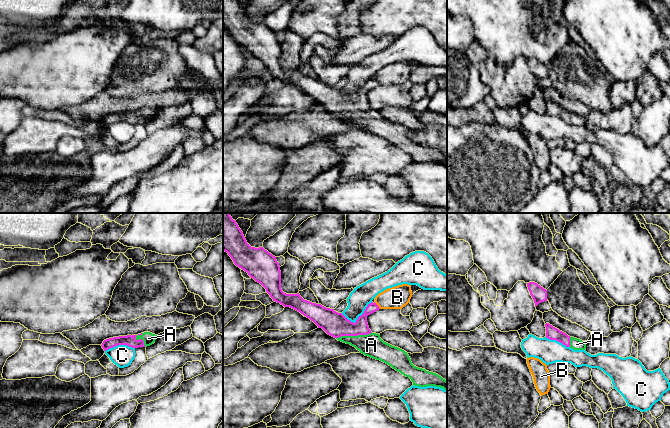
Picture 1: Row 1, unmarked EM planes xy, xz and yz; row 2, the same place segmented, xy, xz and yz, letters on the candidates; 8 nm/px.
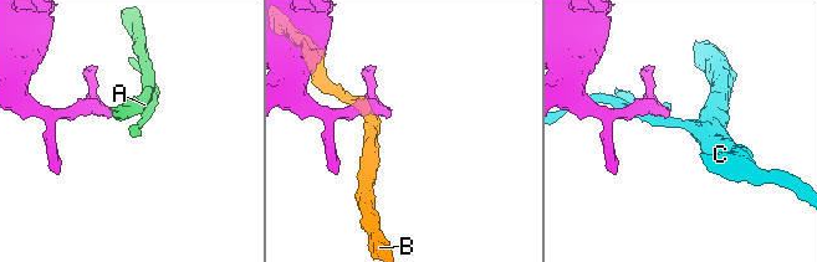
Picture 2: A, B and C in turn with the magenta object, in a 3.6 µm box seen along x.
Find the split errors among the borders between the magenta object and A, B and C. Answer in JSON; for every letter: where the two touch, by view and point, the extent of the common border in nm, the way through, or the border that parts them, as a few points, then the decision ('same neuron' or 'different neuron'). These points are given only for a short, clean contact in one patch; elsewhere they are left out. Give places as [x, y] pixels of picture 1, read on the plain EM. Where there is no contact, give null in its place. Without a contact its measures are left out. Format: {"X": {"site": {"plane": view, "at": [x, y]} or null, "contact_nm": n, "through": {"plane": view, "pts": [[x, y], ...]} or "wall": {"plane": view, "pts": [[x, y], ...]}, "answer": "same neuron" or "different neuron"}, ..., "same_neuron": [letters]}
{"A": {"site": {"plane": "xz", "at": [353, 111]}, "contact_nm": 300, "through": {"plane": "xz", "pts": [[335, 100], [353, 111], [359, 111], [371, 121]]}, "answer": "same neuron"}, "B": {"site": {"plane": "xz", "at": [377, 81]}, "contact_nm": 80, "wall": {"plane": "xz", "pts": [[374, 78], [380, 84]]}, "answer": "different neuron"}, "C": {"site": {"plane": "xz", "at": [358, 94]}, "contact_nm": 260, "wall": {"plane": "xz", "pts": [[371, 77], [354, 98], [348, 96], [341, 89]]}, "answer": "different neuron"}, "same_neuron": ["A"]}

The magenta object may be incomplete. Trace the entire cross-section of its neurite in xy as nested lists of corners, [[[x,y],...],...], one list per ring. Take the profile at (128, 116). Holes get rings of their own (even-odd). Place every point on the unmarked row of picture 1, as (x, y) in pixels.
[[[144,108],[138,111],[127,111],[109,114],[103,117],[102,124],[104,127],[118,121],[127,121],[132,124],[147,123],[152,121],[157,114],[157,111],[150,108]]]

